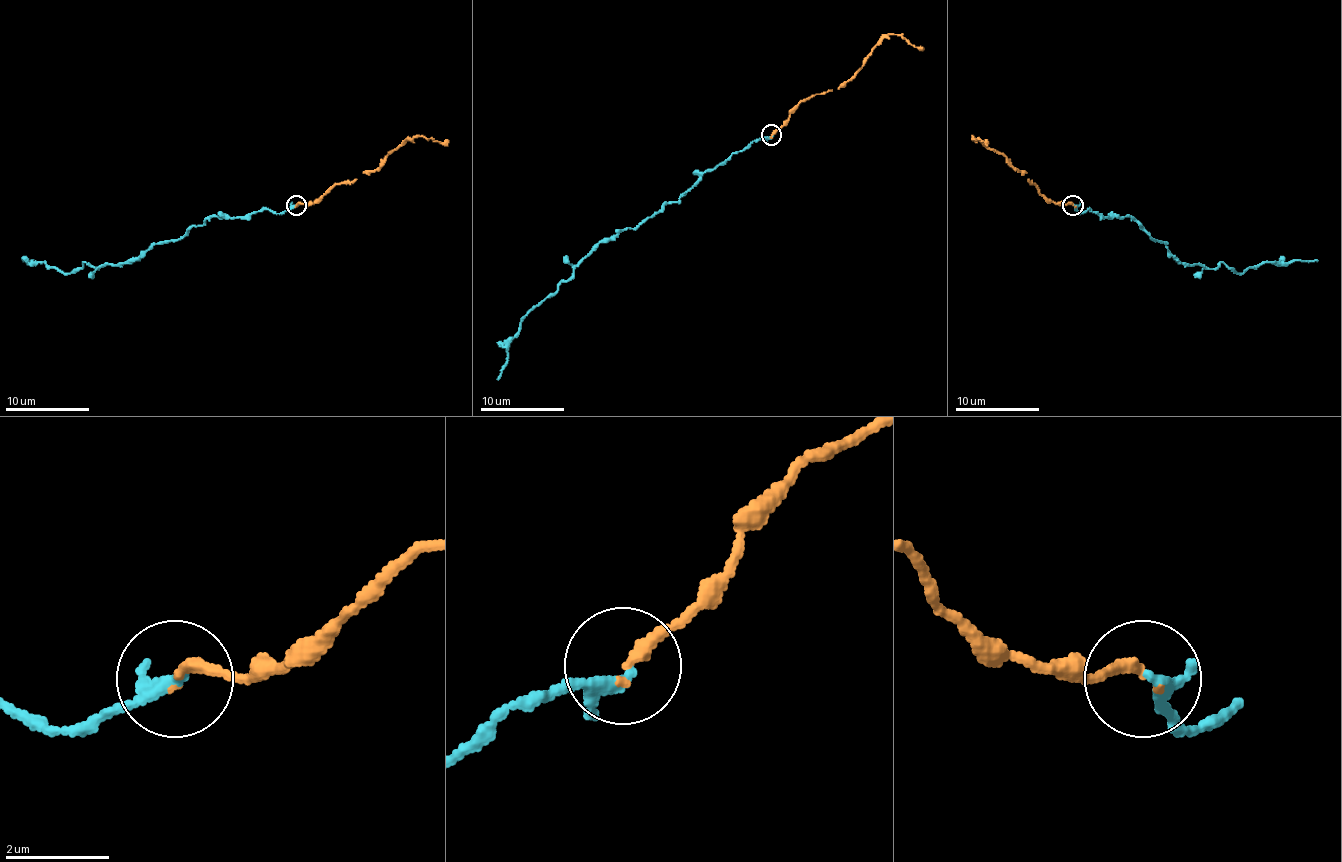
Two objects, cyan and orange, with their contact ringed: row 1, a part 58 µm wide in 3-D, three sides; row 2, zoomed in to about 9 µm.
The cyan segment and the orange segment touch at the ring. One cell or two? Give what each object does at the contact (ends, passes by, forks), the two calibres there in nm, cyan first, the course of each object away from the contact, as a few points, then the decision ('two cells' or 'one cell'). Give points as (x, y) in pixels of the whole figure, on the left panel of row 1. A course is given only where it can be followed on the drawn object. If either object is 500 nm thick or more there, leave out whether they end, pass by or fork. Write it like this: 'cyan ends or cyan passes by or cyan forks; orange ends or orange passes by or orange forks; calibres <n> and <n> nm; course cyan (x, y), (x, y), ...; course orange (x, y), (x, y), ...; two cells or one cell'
cyan passes by; orange ends; calibres 180 and 220 nm; course cyan (297, 204), (209, 217), (176, 240), (98, 269), (84, 263), (63, 273), (21, 259); course orange (297, 204), (315, 202), (336, 184), (351, 184), (370, 173), (409, 138), (449, 140); one cell

